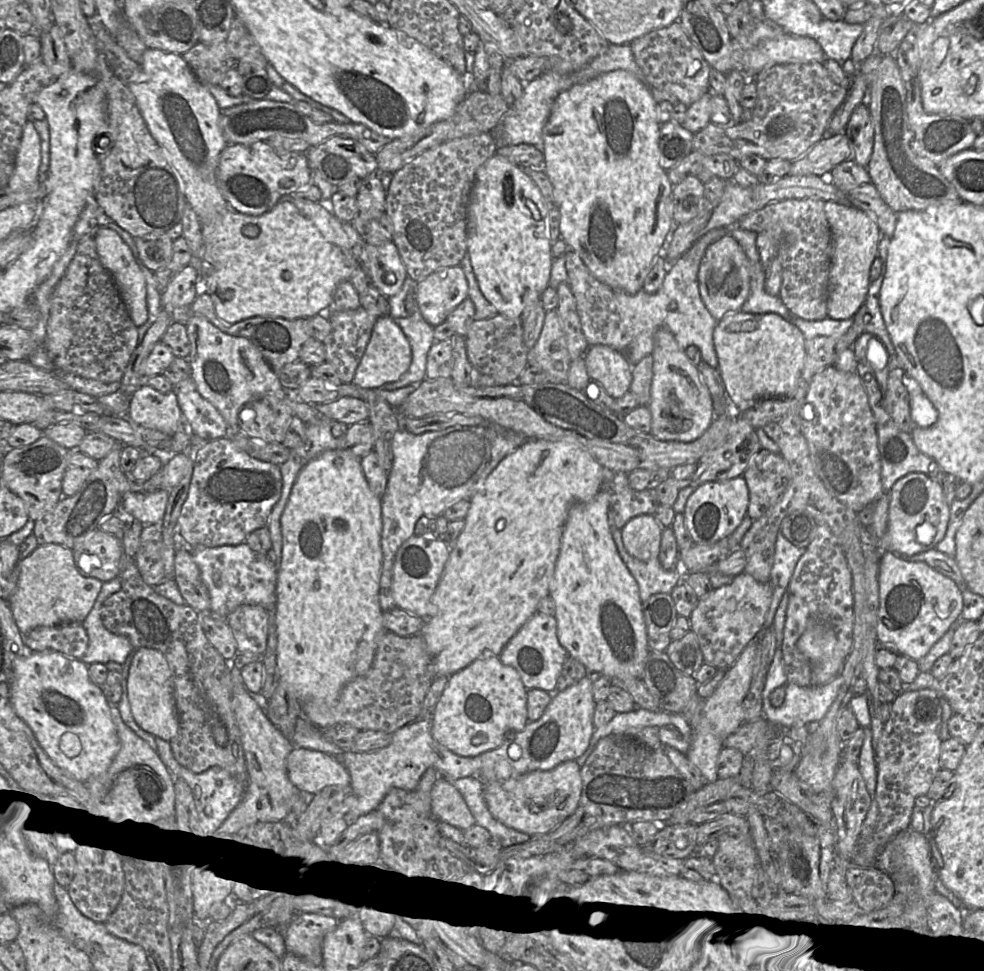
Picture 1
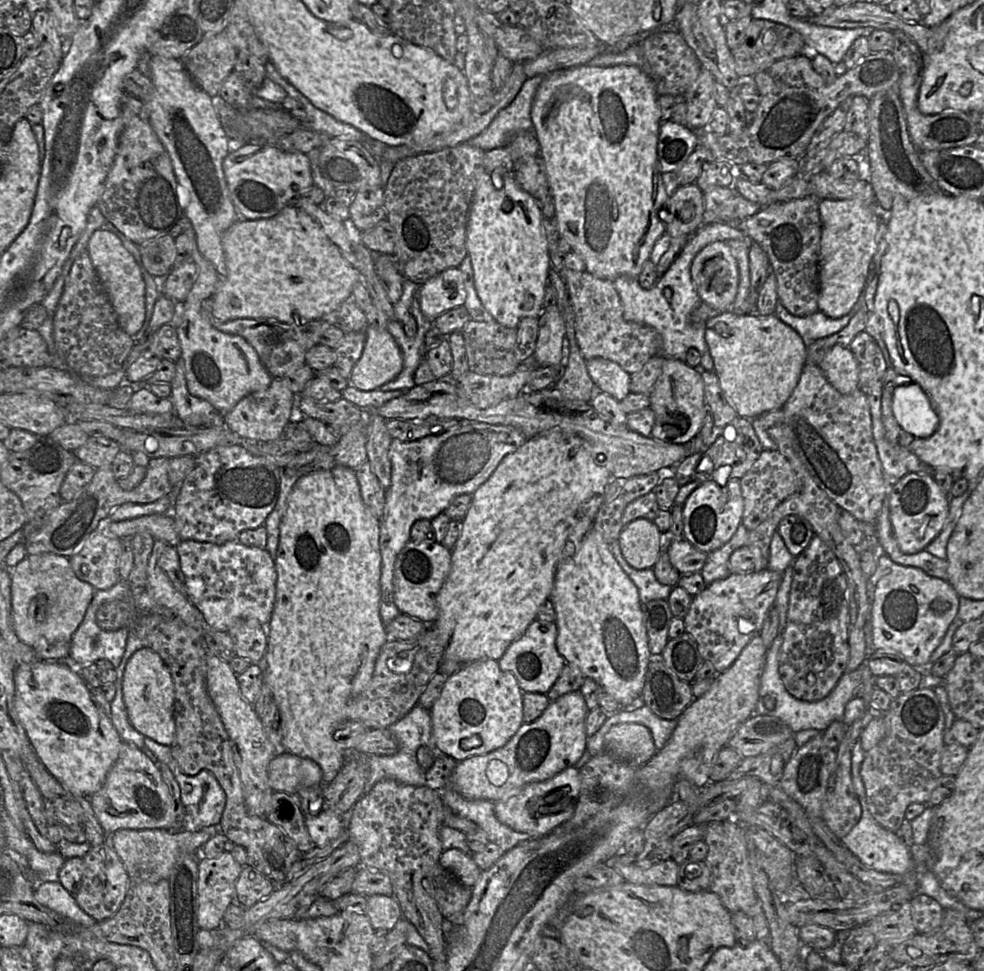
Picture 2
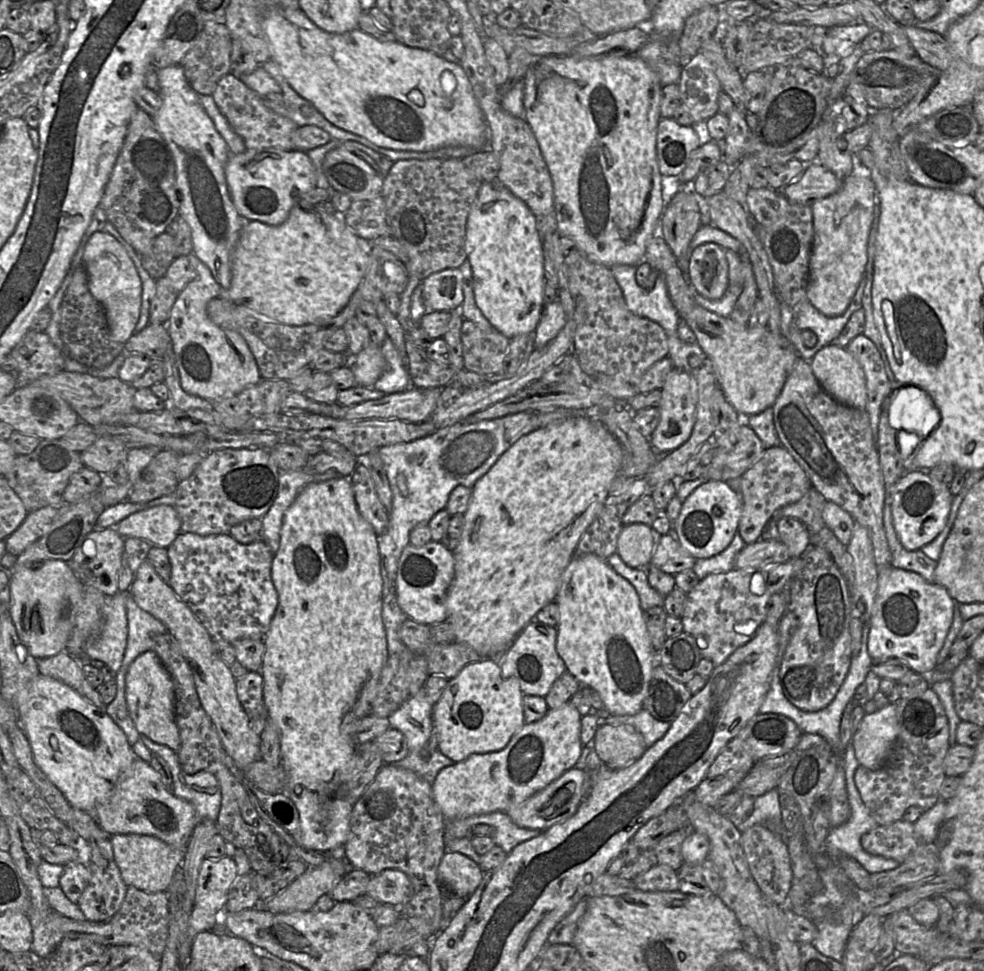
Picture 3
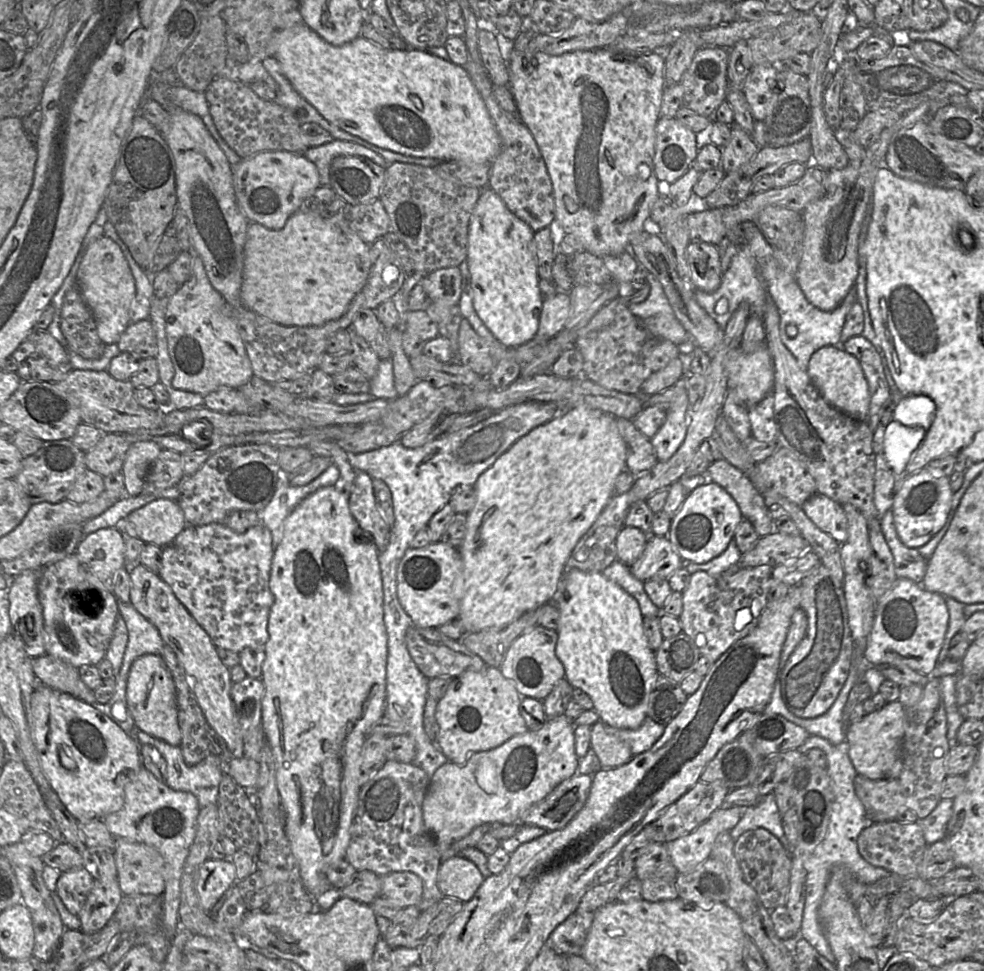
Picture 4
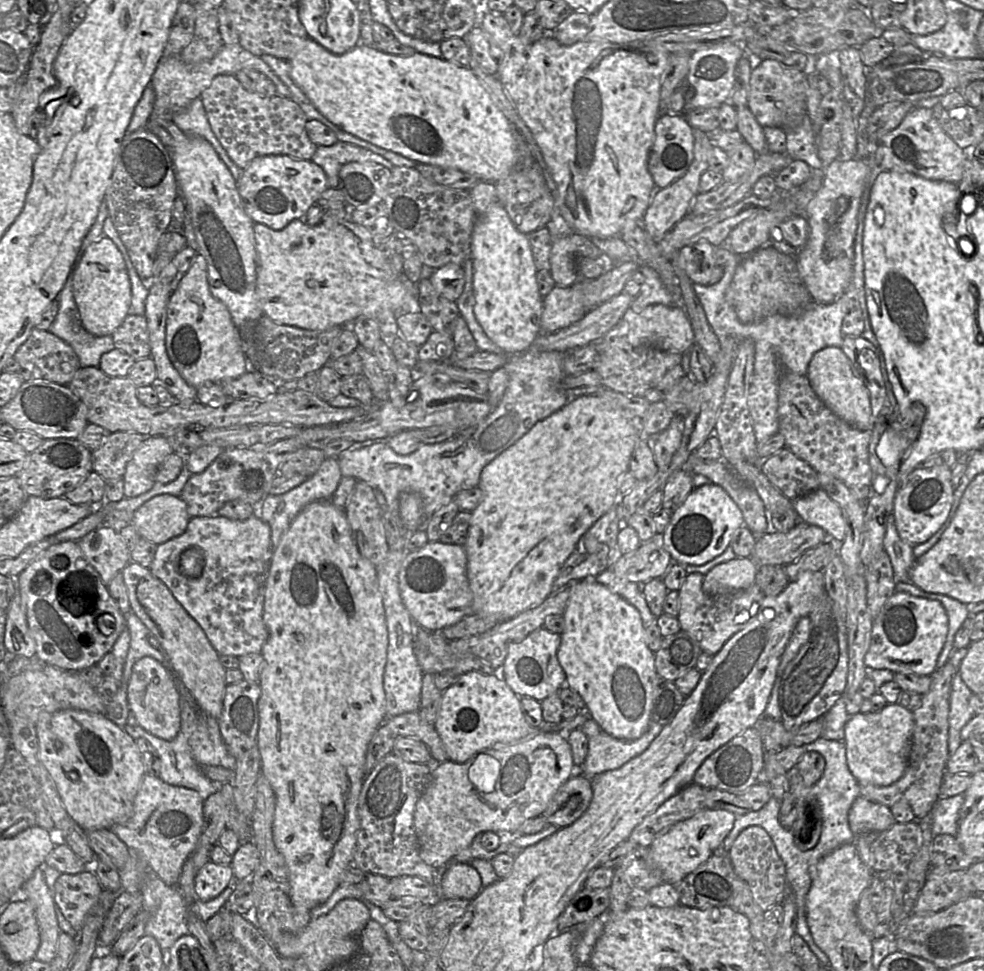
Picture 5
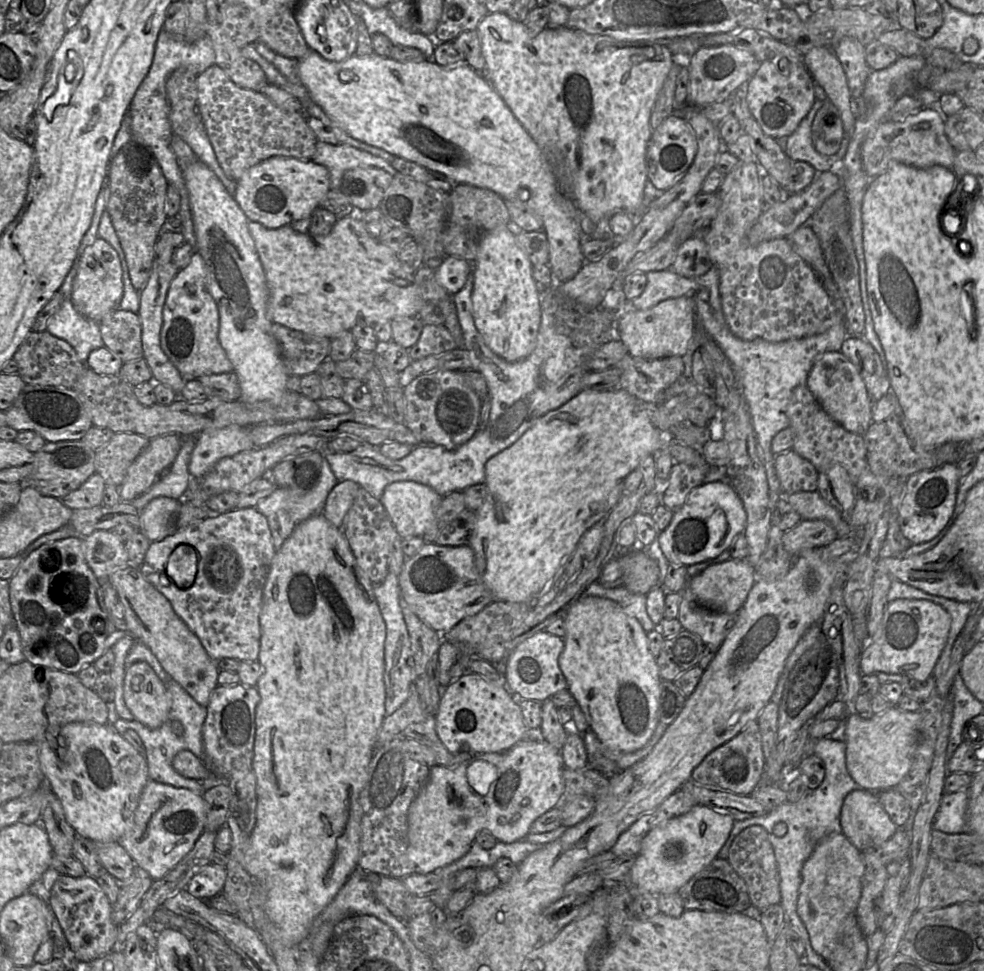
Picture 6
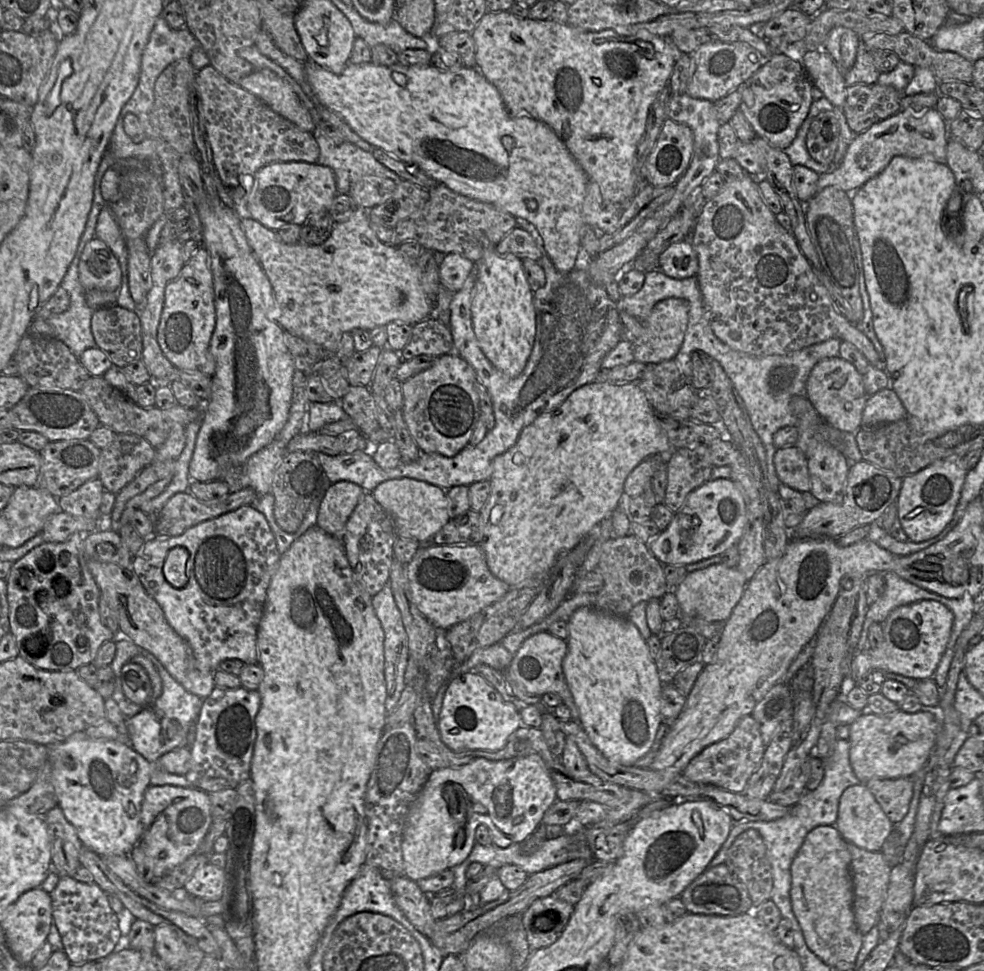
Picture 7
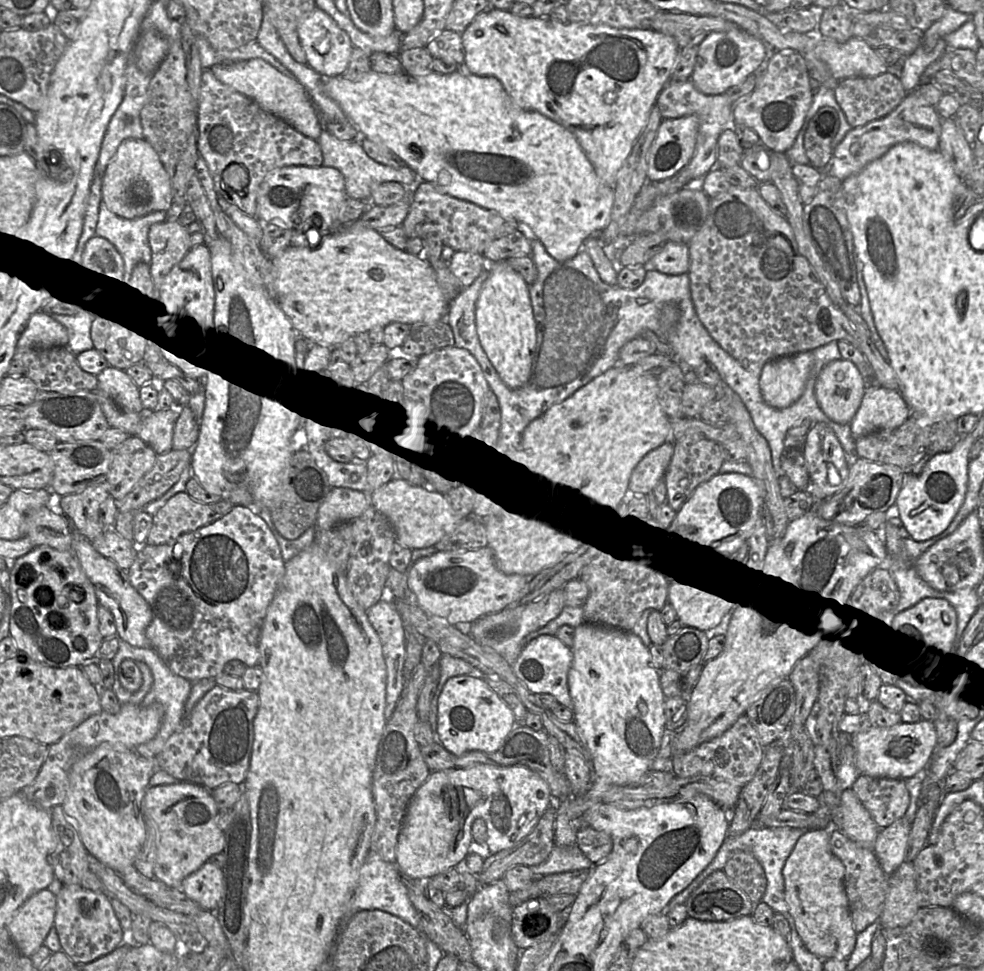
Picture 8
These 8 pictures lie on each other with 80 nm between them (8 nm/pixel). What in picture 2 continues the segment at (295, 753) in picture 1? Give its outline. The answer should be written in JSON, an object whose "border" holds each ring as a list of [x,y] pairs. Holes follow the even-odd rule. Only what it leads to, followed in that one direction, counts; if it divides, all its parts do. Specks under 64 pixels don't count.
{"border":[[[283,753],[271,760],[268,781],[273,791],[297,793],[302,788],[319,786],[322,769],[312,759]]]}

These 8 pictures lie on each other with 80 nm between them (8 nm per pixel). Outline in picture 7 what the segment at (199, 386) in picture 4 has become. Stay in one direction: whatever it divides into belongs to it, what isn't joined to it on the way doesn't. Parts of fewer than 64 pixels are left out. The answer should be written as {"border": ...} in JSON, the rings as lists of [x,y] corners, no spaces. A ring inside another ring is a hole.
{"border":[[[203,245],[195,251],[186,262],[180,273],[165,287],[163,310],[157,331],[158,344],[166,358],[178,369],[199,371],[213,376],[216,362],[210,352],[210,340],[216,325],[216,311],[214,304],[213,276],[209,267],[209,254]]]}

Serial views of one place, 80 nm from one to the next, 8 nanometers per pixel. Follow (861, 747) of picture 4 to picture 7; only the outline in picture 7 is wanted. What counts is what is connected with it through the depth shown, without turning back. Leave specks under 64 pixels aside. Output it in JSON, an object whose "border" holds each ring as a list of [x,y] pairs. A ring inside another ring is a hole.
{"border":[[[898,710],[885,716],[863,712],[849,729],[850,764],[860,783],[866,784],[873,779],[912,777],[923,770],[938,737],[938,716],[929,710],[913,714]]]}

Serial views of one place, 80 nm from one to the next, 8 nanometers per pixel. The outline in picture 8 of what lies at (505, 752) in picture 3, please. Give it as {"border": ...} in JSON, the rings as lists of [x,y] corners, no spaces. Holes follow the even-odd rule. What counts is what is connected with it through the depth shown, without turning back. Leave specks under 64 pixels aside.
{"border":[[[478,764],[469,768],[431,771],[428,779],[408,803],[396,845],[396,865],[410,878],[432,878],[453,868],[469,854],[469,846],[473,840],[471,828],[477,818],[486,822],[486,844],[492,854],[511,848],[533,830],[552,800],[554,799],[545,780],[523,765],[497,767]]]}

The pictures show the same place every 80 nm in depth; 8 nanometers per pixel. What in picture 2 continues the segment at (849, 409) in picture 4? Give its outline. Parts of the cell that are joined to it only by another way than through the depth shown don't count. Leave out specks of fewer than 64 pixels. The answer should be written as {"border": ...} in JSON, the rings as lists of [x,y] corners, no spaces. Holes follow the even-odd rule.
{"border":[[[832,347],[820,362],[819,368],[841,394],[852,394],[859,389],[858,362],[849,347]]]}

